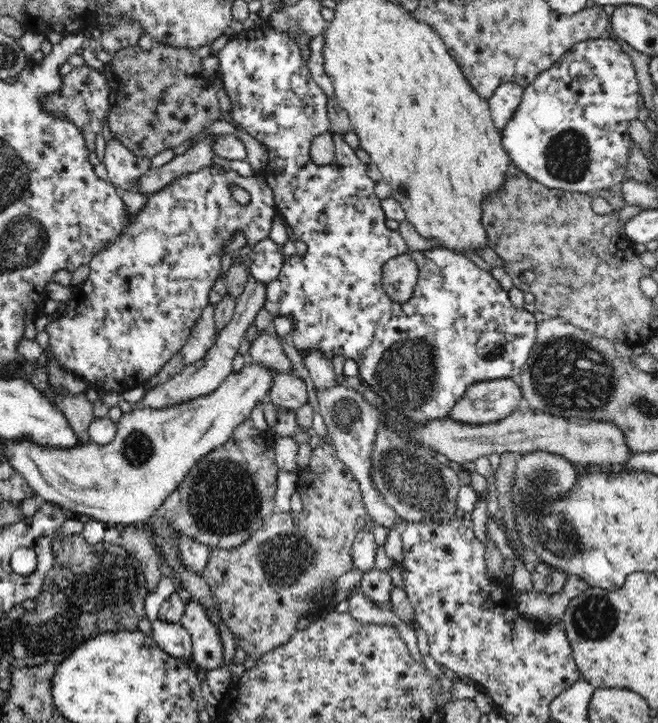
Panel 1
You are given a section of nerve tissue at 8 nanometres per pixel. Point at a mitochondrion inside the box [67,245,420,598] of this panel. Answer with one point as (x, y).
(223, 499)

